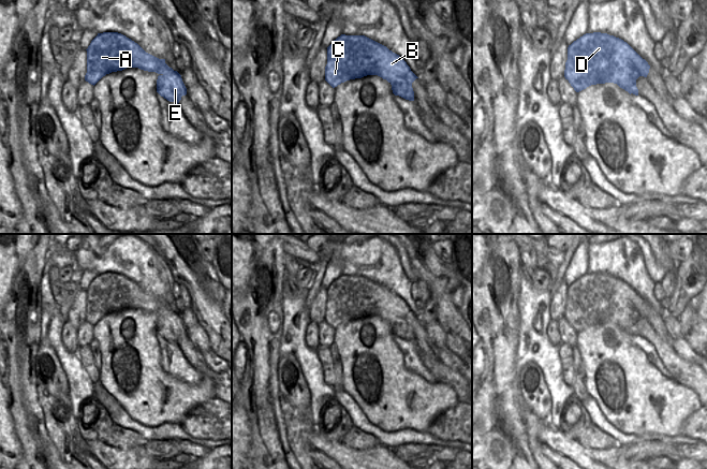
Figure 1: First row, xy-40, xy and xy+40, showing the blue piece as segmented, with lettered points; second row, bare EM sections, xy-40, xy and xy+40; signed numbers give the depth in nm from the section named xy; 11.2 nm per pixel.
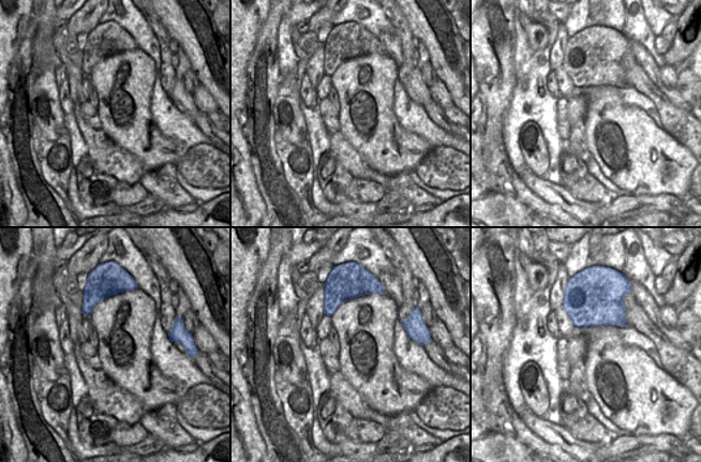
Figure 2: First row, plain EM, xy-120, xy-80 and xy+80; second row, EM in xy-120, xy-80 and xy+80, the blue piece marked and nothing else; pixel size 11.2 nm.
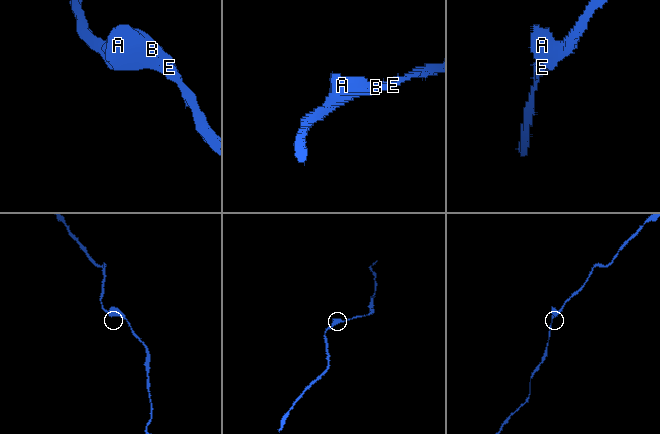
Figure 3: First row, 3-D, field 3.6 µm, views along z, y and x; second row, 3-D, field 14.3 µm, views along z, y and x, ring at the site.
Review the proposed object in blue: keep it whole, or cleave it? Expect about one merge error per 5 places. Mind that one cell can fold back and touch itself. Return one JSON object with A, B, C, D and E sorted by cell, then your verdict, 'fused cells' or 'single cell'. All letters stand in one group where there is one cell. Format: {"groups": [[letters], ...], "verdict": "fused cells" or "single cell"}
{"groups": [["A", "B", "C", "D", "E"]], "verdict": "single cell"}

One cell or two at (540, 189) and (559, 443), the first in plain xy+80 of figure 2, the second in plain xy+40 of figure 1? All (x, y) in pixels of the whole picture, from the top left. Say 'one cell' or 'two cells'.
one cell

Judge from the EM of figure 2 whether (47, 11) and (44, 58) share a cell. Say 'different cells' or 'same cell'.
same cell

